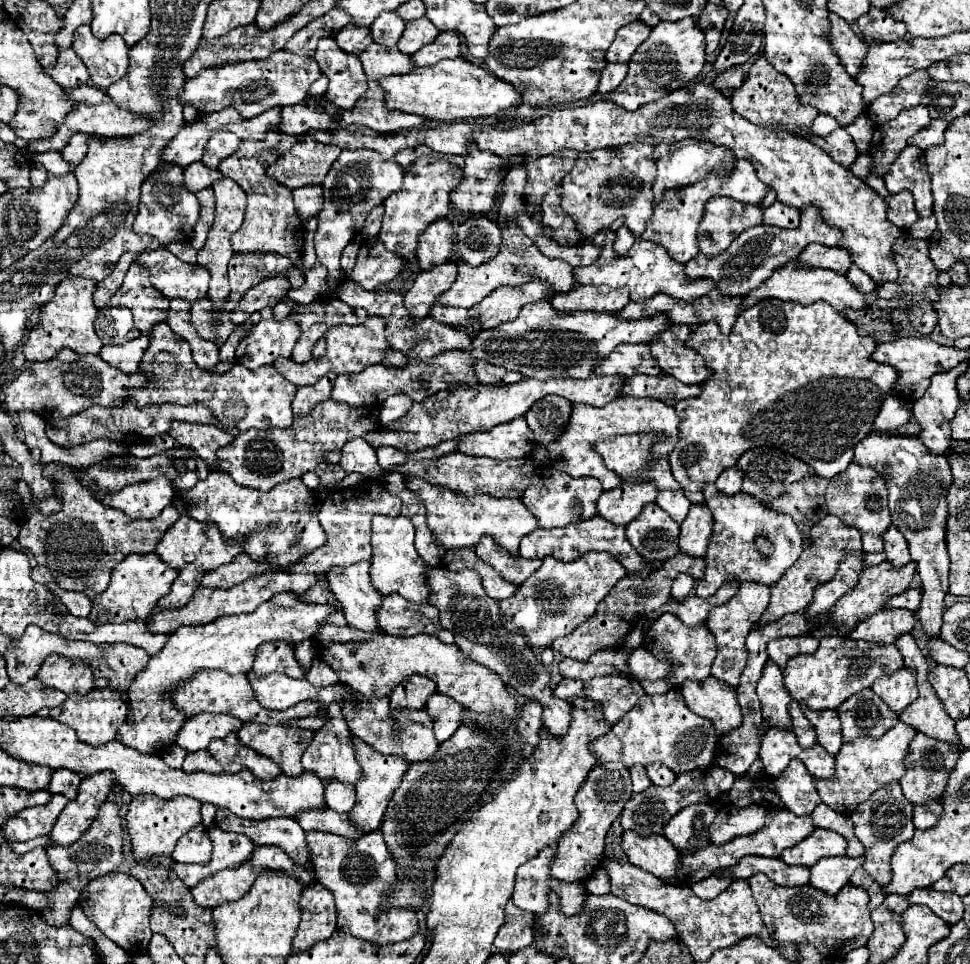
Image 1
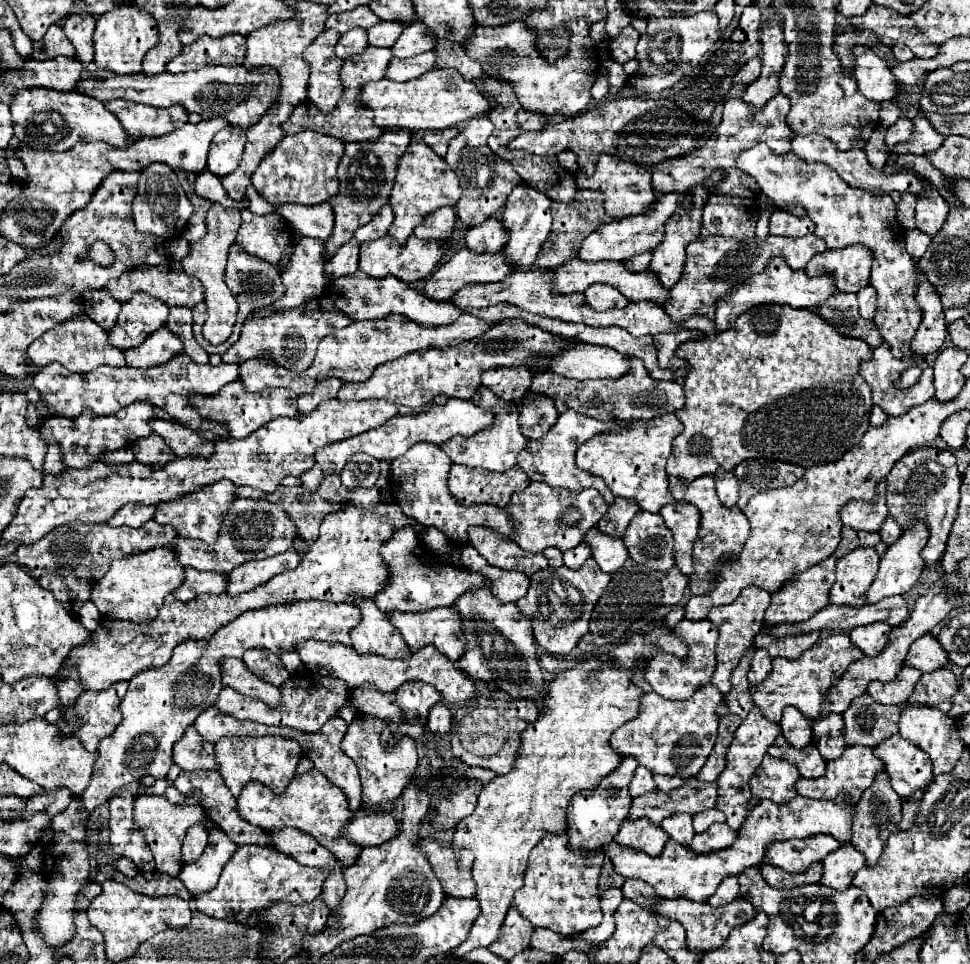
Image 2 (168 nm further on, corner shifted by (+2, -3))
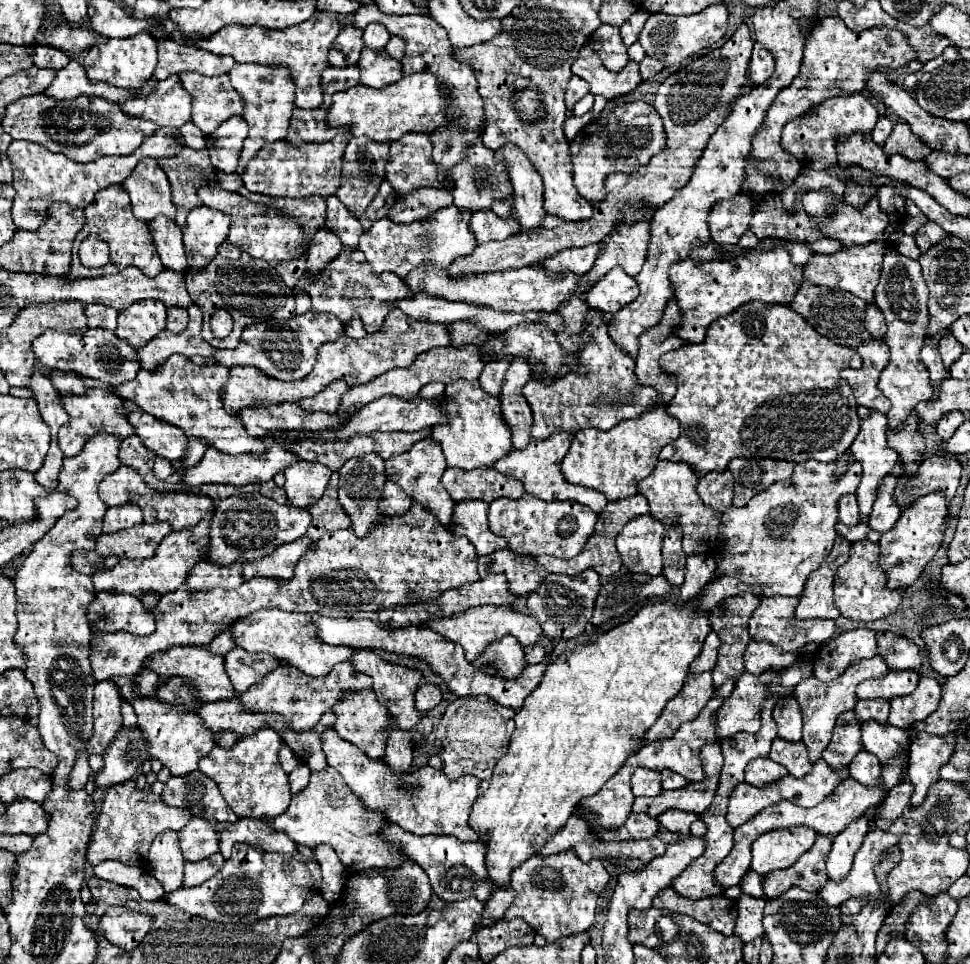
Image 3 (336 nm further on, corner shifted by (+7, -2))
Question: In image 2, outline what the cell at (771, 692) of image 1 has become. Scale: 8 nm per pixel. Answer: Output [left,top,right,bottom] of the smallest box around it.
[749,650,771,686]

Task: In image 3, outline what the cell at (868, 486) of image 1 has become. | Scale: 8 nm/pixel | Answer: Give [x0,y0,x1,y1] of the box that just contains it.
[838,495,862,525]

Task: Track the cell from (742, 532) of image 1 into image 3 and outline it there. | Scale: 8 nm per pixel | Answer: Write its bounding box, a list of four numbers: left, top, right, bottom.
[638,461,720,555]

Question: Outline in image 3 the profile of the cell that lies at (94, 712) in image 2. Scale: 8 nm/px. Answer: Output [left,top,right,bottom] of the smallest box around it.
[86,681,122,755]

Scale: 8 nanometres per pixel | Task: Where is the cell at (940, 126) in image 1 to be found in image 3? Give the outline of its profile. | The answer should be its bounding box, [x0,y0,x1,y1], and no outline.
[882,123,930,161]

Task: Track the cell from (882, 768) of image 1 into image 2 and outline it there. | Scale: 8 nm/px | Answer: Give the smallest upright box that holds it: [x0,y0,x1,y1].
[797,746,883,806]

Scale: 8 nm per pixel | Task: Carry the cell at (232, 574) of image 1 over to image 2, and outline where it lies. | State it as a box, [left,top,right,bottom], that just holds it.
[227,548,303,596]

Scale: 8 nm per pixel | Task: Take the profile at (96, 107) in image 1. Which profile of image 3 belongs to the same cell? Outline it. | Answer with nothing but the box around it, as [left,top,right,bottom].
[122,75,192,129]

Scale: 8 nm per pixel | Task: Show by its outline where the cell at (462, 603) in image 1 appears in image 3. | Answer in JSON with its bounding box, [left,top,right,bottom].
[474,635,524,679]

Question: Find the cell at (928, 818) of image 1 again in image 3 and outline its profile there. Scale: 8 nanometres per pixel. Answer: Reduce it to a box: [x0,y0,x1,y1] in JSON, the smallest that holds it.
[876,781,912,831]

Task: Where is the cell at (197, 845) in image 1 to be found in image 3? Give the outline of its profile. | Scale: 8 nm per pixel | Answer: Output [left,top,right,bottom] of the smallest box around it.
[178,817,218,861]

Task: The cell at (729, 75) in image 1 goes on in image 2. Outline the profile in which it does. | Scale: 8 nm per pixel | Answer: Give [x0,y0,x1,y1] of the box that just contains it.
[733,58,761,86]

